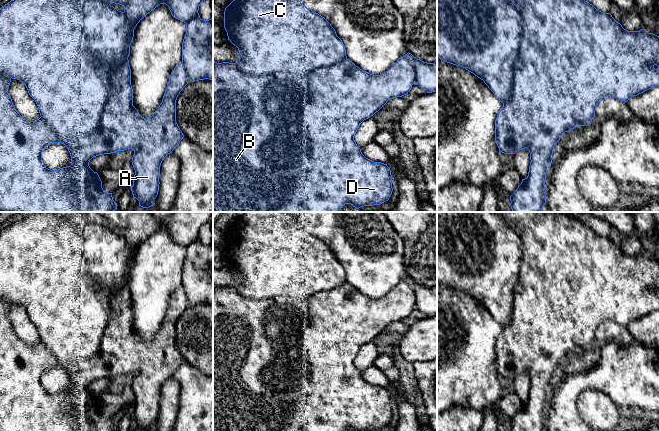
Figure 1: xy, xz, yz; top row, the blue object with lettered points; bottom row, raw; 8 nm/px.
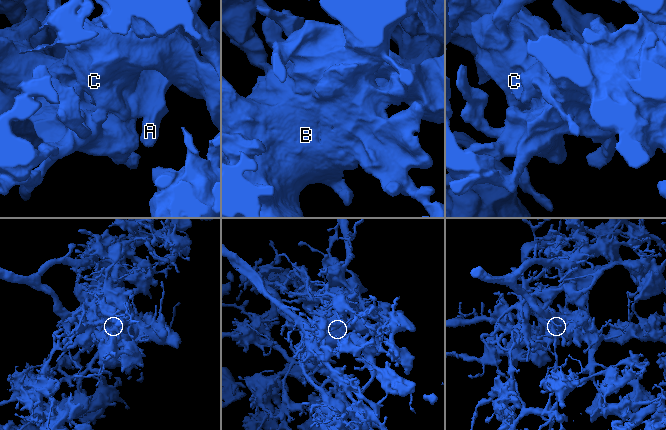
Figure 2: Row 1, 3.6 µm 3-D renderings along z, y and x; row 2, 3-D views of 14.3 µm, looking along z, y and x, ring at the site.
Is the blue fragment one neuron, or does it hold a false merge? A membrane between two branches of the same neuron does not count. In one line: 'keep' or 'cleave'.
cleave

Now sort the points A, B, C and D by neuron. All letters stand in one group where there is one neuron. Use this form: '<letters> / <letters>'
A B D / C

